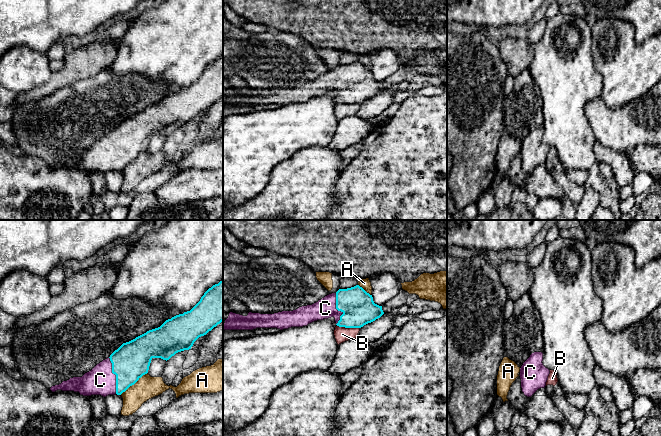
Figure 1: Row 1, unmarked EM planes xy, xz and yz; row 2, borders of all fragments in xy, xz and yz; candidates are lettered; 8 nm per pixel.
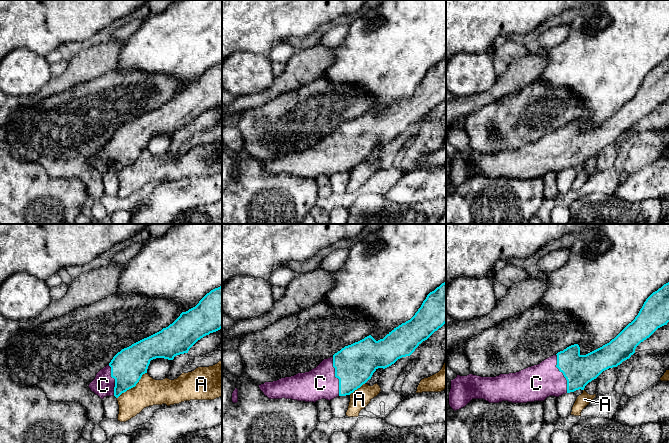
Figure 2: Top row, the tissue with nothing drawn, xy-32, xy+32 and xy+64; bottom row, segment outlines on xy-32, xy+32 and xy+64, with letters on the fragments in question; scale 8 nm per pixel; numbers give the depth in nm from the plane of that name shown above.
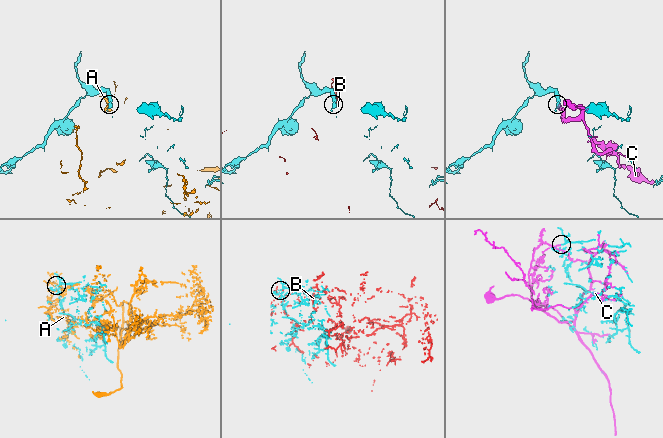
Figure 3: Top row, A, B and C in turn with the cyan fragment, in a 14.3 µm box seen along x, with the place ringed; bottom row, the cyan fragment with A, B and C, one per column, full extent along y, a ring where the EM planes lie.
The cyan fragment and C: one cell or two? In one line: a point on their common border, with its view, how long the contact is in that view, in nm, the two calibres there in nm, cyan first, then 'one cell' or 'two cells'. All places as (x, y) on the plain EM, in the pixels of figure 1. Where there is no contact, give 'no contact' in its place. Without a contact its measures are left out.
xy (115, 150) | 300 nm | 300/220 nm | one cell

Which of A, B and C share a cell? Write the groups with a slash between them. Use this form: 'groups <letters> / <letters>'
groups A / B / C

